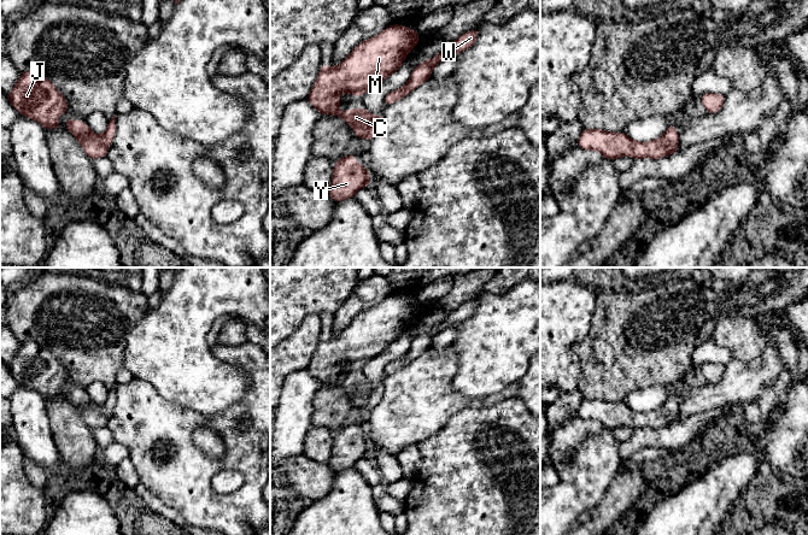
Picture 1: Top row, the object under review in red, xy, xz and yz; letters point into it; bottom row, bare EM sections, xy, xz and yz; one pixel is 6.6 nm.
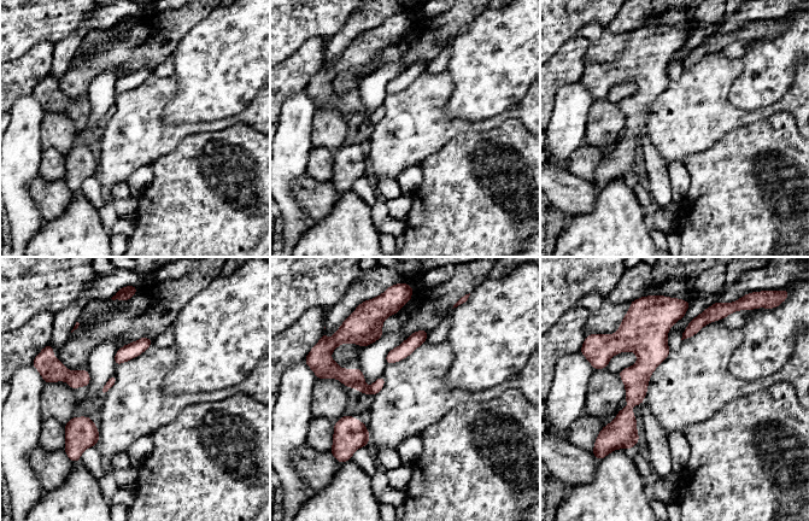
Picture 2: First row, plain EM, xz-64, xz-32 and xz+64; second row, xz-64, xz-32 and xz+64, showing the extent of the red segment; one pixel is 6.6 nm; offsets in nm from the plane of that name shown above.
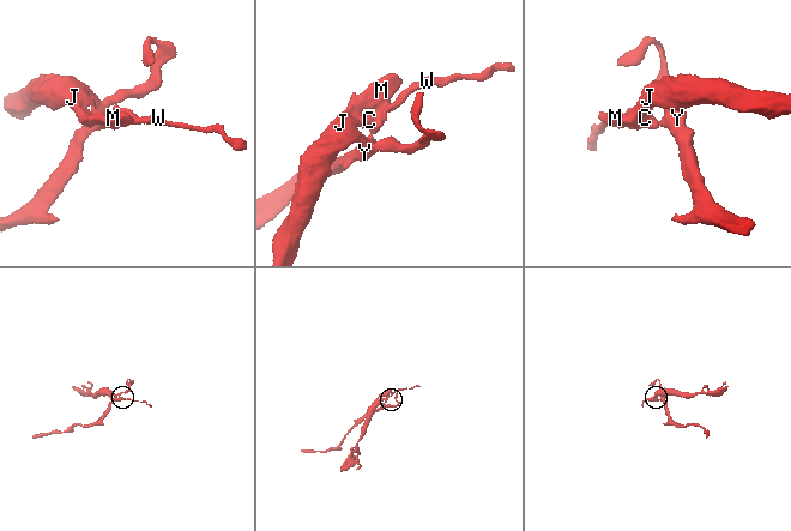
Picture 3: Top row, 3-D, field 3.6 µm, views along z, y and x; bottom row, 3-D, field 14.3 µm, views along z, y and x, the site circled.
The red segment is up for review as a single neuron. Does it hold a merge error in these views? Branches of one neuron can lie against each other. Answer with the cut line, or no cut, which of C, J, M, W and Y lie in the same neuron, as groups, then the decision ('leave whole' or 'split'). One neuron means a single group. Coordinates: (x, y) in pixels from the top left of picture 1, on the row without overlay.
cut none; groups C J M W Y; leave whole

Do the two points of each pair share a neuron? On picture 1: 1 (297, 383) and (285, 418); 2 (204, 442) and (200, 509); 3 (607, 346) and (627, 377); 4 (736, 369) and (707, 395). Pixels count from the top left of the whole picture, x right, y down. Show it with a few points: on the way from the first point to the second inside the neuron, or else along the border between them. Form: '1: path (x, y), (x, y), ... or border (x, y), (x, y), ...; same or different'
1: path (297, 392), (293, 410); same
2: border (198, 425), (221, 438), (221, 458); different
3: path (614, 353), (627, 366), (627, 370); same
4: path (731, 377), (715, 393); same

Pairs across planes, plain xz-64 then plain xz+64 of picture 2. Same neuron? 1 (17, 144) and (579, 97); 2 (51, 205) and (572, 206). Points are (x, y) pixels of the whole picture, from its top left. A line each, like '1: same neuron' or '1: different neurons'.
1: same neuron
2: same neuron

